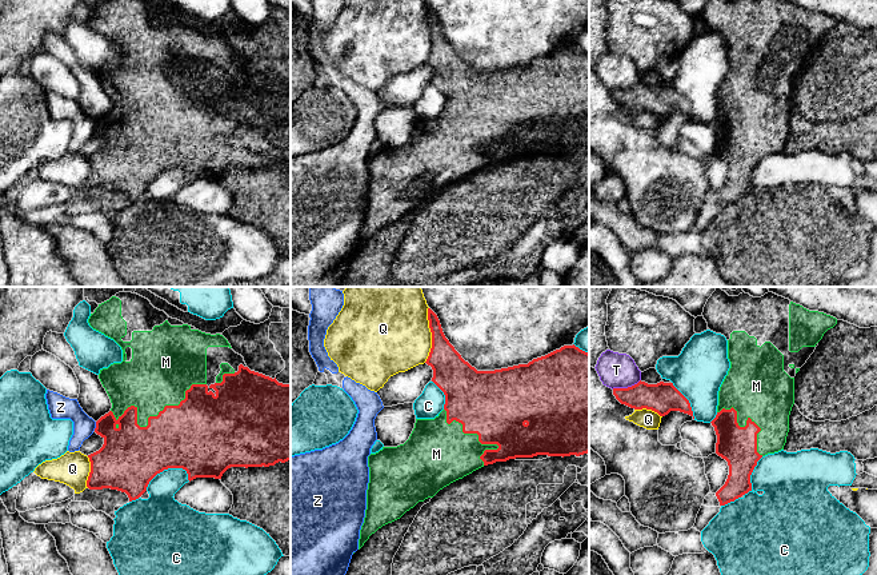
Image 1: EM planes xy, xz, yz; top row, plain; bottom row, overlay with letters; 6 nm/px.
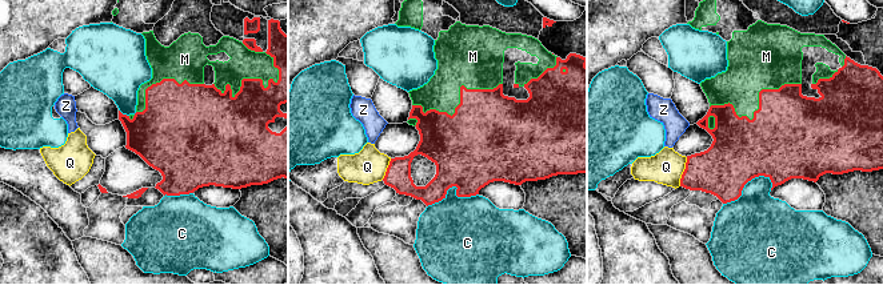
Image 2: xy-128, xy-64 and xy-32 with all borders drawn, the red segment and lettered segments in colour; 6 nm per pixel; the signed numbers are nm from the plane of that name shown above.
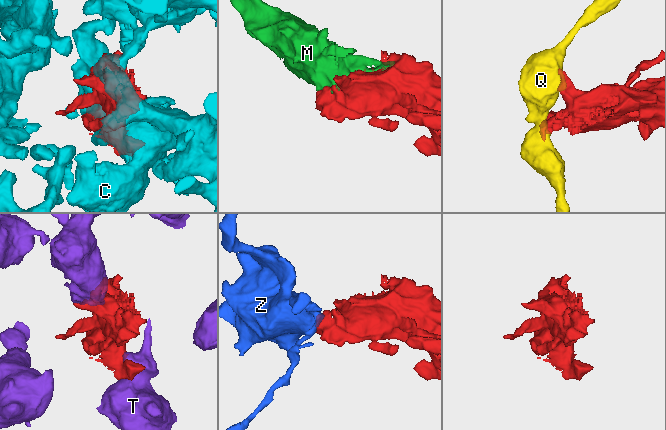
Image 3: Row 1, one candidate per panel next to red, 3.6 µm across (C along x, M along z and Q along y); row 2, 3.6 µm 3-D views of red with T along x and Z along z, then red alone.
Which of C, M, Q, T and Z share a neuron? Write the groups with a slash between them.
C / M / Q / T / Z

